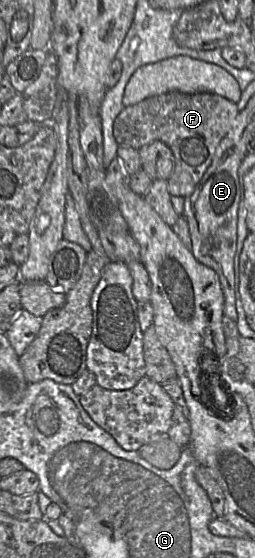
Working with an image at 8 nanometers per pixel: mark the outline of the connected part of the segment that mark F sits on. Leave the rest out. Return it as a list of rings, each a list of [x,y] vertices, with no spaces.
[[[168,92],[125,107],[115,118],[113,136],[119,146],[134,149],[154,141],[165,143],[174,156],[174,169],[167,179],[171,196],[186,197],[210,167],[221,140],[231,130],[239,114],[237,103],[211,93]]]

